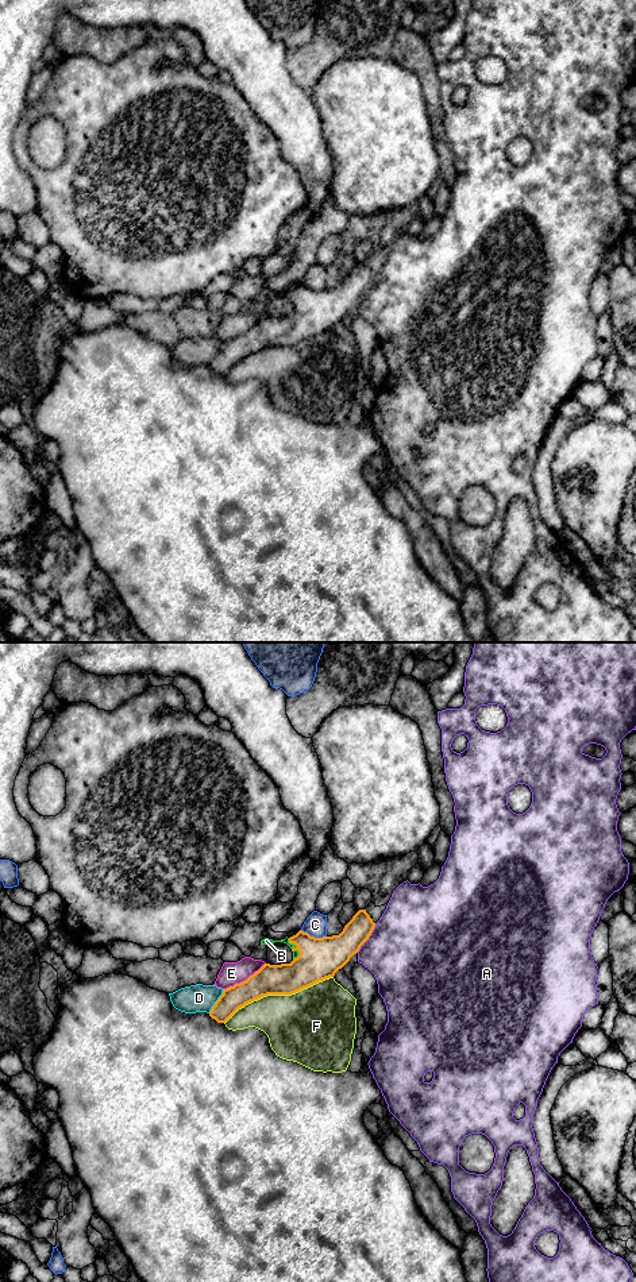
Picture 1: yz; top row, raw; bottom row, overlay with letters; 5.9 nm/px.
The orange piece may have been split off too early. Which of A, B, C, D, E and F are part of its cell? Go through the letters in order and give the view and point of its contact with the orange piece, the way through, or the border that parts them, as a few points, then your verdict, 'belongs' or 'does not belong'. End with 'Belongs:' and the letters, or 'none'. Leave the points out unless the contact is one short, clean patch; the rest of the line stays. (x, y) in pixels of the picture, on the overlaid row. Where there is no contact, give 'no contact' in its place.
A: meets orange in yz at (367, 938); does not belong
B: meets orange in yz at (295, 949); belongs
C: meets orange in yz at (313, 937); border along yz (300, 930), (315, 937), (326, 937); does not belong
D: meets orange in yz at (216, 1001); does not belong
E: meets orange in yz at (246, 980); does not belong
F: meets orange in yz at (278, 993); does not belong
Belongs: B

